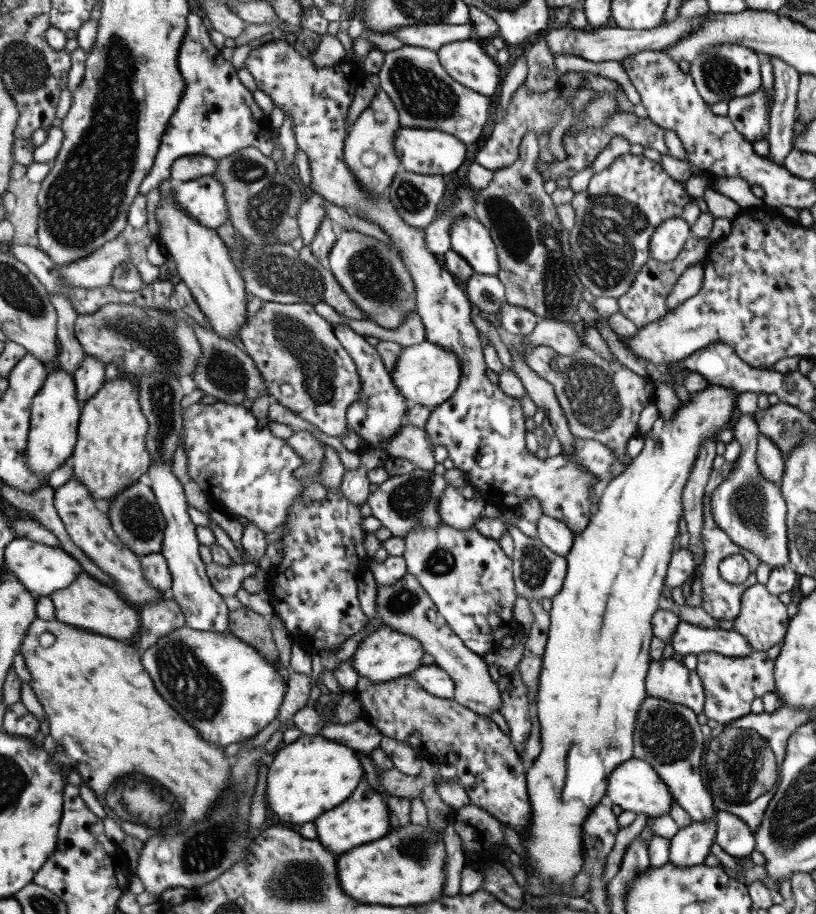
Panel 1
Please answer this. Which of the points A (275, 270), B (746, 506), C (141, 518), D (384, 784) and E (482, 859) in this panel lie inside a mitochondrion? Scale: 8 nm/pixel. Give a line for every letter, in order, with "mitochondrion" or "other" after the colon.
A: mitochondrion
B: mitochondrion
C: mitochondrion
D: other
E: other

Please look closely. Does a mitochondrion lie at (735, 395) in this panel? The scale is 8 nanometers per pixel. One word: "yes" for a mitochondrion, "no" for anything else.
no

